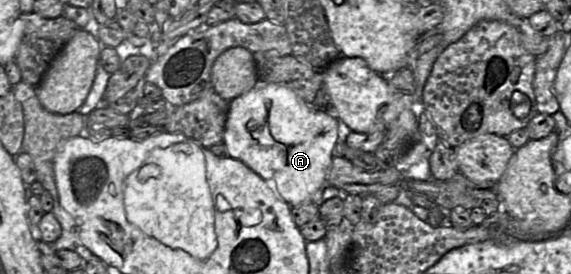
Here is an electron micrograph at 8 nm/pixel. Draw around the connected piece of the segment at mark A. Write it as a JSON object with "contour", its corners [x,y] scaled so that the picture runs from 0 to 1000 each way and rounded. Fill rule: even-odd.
{"contour":[[[454,299],[438,332],[401,369],[391,526],[399,566],[426,591],[464,657],[480,661],[478,704],[506,752],[538,737],[566,737],[562,690],[594,511],[594,442],[588,427],[538,376],[508,321],[483,303]]]}

